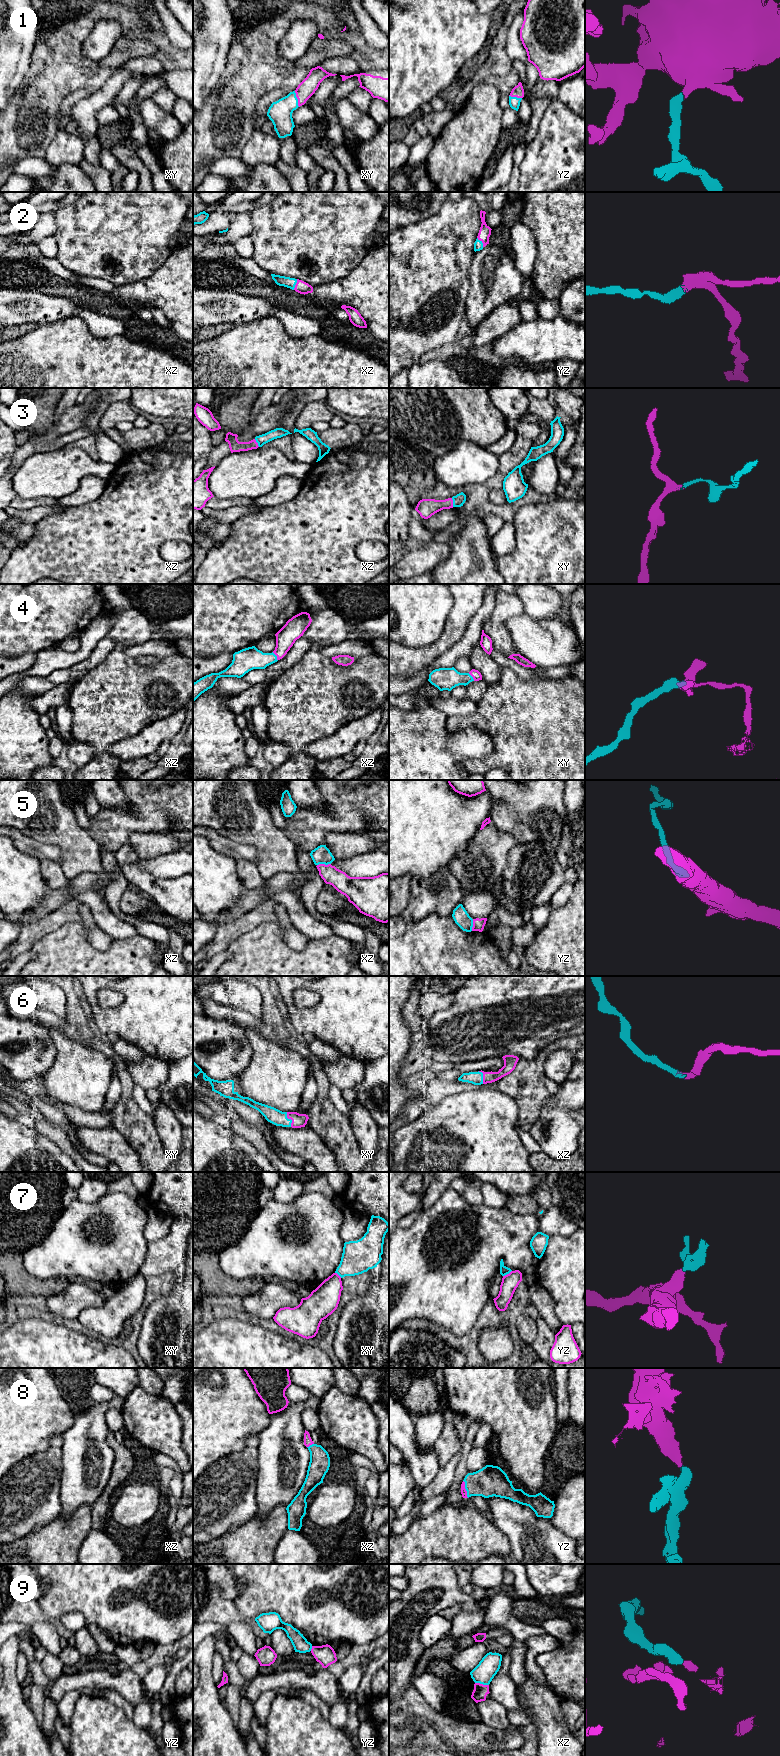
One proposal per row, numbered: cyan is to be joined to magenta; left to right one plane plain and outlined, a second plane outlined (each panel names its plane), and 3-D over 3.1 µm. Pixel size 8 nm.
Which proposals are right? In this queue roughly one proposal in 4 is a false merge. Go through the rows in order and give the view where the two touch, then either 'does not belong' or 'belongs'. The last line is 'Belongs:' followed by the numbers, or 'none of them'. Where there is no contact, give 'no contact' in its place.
1: xy | belongs
2: yz | belongs
3: xy | belongs
4: xz | belongs
5: xz | belongs
6: xy | belongs
7: yz | does not belong
8: yz | belongs
9: xz | does not belong
Belongs: 1, 2, 3, 4, 5, 6, 8

